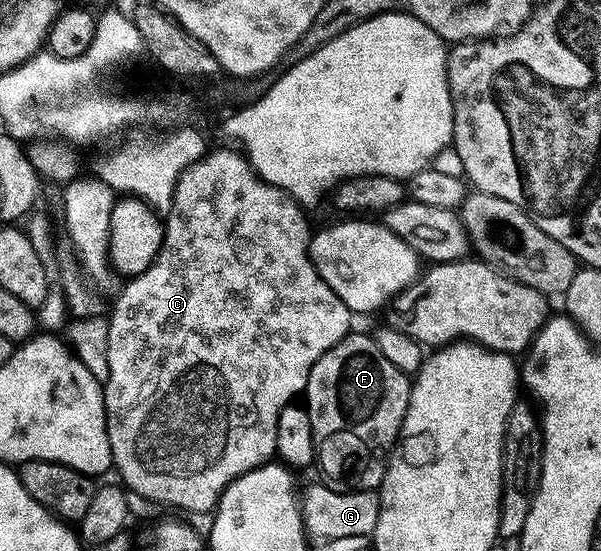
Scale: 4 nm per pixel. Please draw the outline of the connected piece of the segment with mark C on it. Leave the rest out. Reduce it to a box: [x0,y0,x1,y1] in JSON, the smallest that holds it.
[103,147,350,513]

